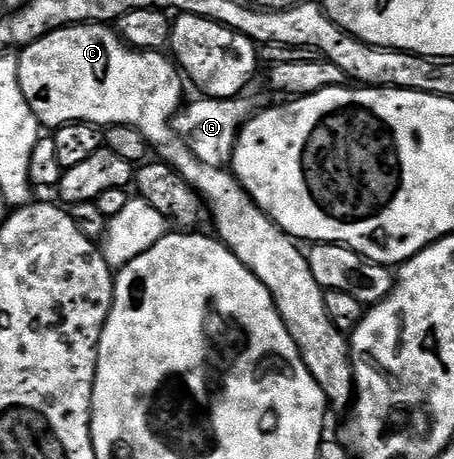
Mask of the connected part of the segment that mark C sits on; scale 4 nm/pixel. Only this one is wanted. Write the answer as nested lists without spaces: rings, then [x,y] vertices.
[[[67,25],[63,29],[53,31],[37,43],[26,45],[18,54],[19,82],[21,95],[25,95],[25,103],[37,115],[40,126],[49,127],[54,131],[63,125],[84,121],[90,125],[110,127],[112,125],[128,125],[141,135],[145,135],[148,146],[157,152],[158,160],[171,165],[189,183],[205,202],[209,221],[215,224],[214,232],[218,240],[257,279],[261,279],[263,286],[271,292],[275,299],[275,306],[289,331],[293,335],[293,343],[297,343],[297,351],[309,367],[309,375],[317,379],[317,387],[325,391],[327,404],[332,410],[350,410],[355,399],[355,376],[351,366],[351,350],[348,338],[337,327],[333,327],[333,319],[329,319],[329,311],[325,311],[325,291],[313,279],[313,271],[309,271],[307,254],[297,244],[296,238],[291,237],[282,227],[271,218],[257,203],[243,190],[243,184],[235,178],[234,172],[226,168],[218,169],[203,165],[201,159],[187,146],[187,142],[178,136],[174,127],[175,114],[184,104],[183,85],[185,78],[178,65],[166,52],[146,53],[140,49],[132,49],[123,42],[122,37],[111,25]]]

